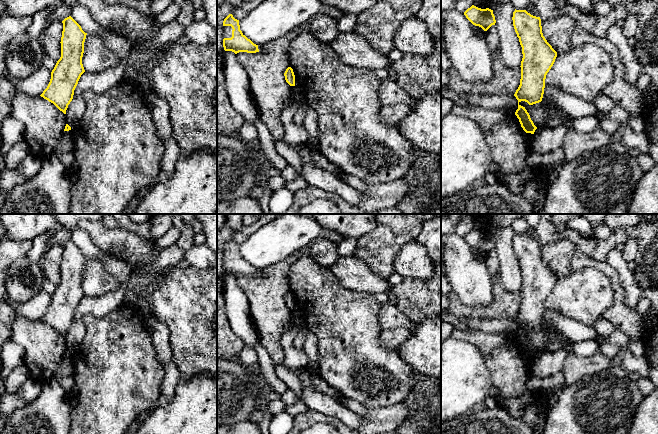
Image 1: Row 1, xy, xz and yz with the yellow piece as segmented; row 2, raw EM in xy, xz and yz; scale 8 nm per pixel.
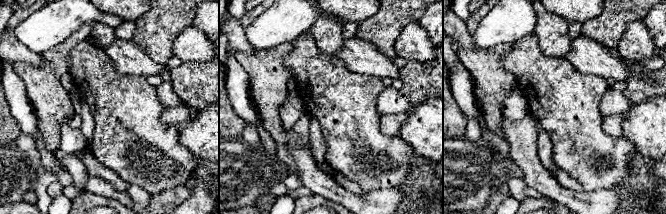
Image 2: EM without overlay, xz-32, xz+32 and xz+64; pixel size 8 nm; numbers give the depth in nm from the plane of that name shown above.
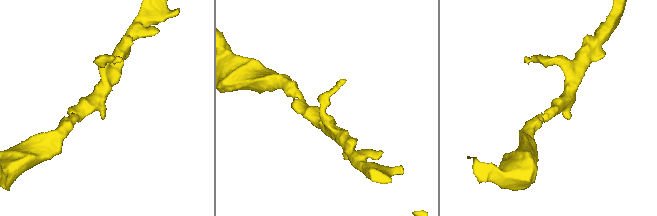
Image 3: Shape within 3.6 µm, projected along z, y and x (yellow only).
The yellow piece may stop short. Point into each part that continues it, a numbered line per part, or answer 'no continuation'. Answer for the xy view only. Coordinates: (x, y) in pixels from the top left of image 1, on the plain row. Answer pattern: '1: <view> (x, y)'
no continuation

